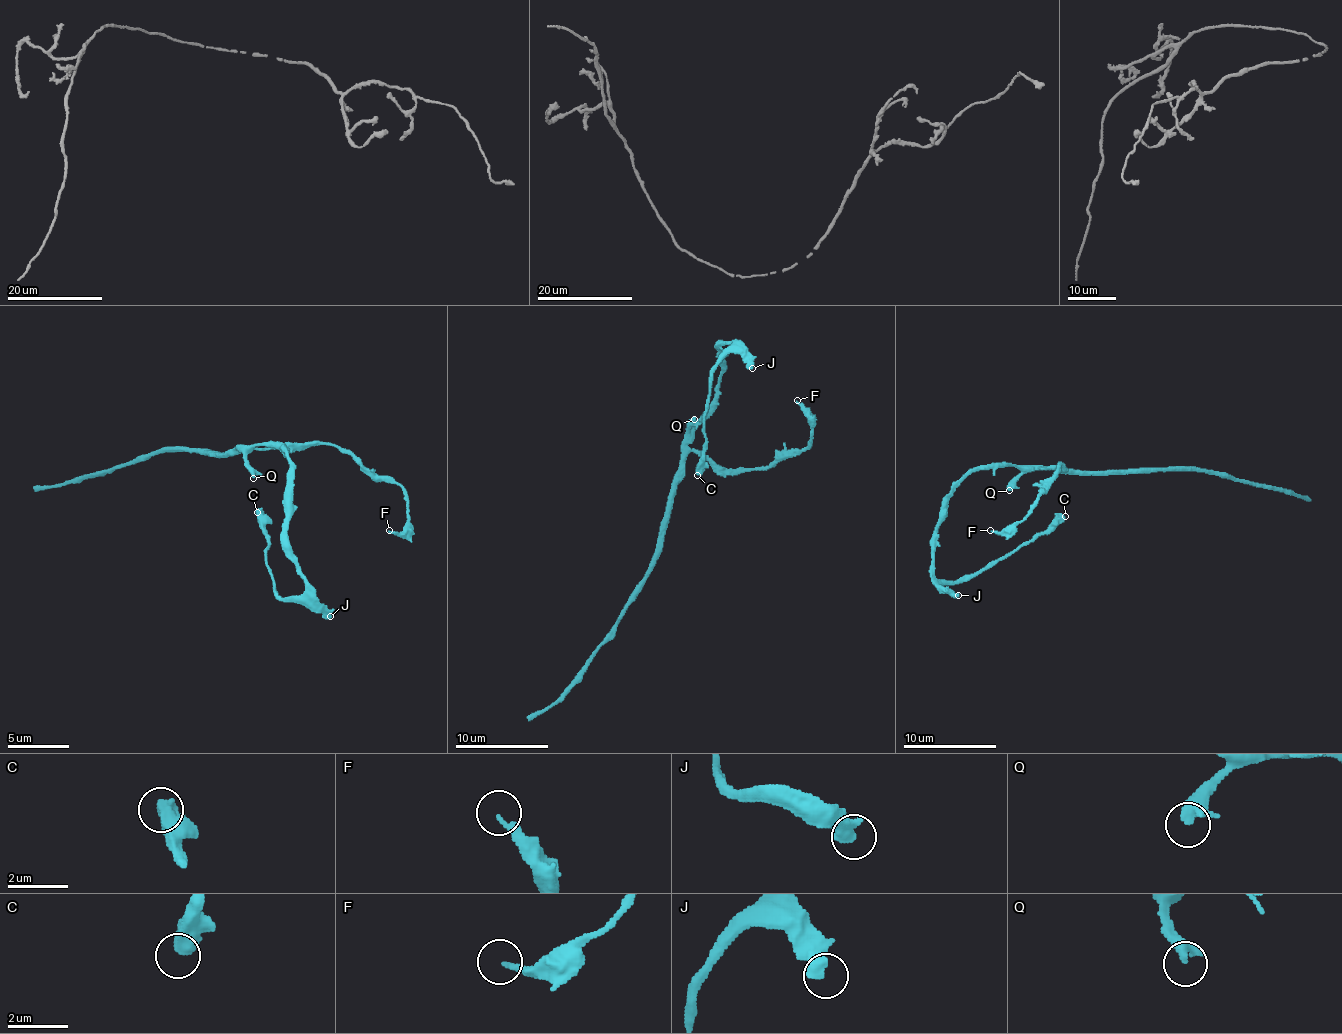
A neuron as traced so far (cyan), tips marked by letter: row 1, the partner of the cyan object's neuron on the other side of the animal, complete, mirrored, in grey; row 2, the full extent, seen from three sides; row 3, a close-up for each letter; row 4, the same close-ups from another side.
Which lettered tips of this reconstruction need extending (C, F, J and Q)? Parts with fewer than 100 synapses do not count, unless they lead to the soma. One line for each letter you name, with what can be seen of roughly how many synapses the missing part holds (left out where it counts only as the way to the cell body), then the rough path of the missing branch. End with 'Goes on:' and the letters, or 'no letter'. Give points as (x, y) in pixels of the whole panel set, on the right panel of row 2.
Goes on: no letter

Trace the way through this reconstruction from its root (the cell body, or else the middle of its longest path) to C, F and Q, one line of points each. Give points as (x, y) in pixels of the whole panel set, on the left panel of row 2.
C: (244, 450), (275, 444), (290, 466), (287, 552), (306, 583), (300, 598), (275, 589), (257, 512)
F: (244, 450), (290, 444), (346, 447), (367, 469), (389, 475), (401, 487), (407, 524), (398, 533), (389, 530)
Q: (244, 450), (244, 463), (253, 478)

